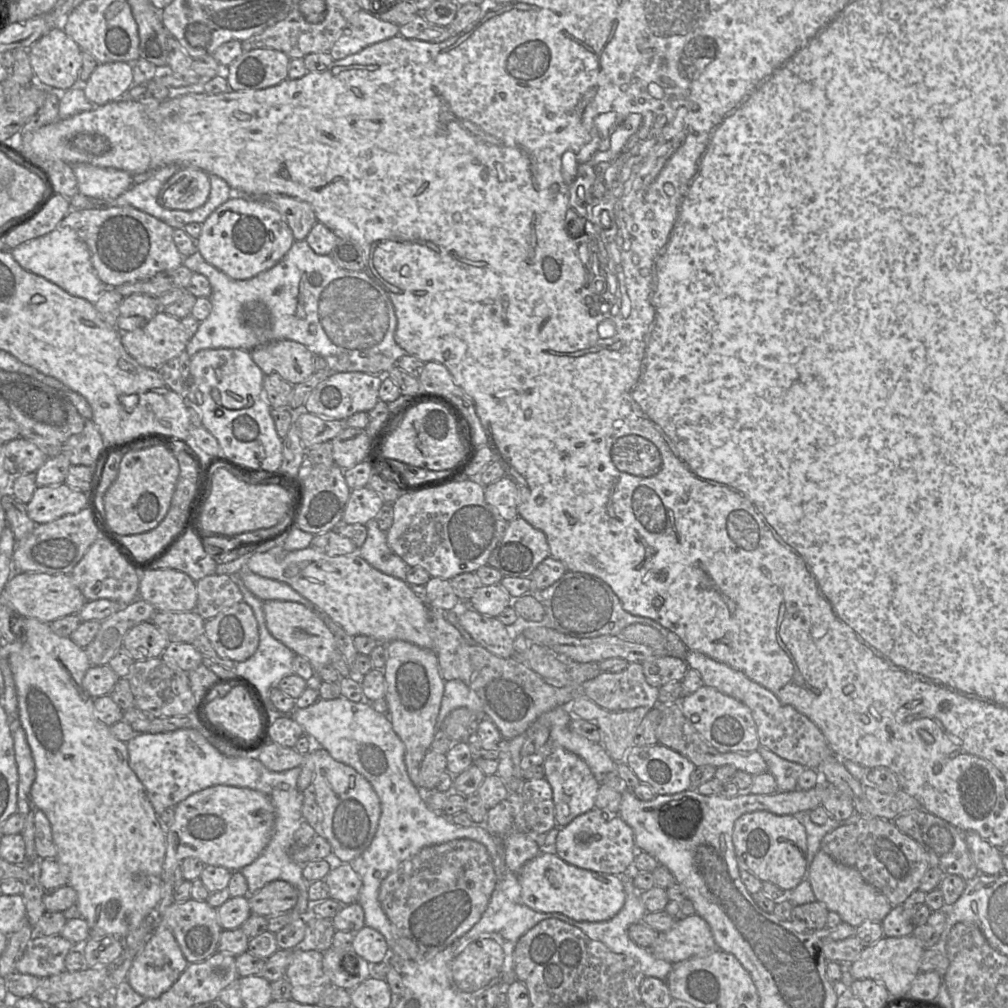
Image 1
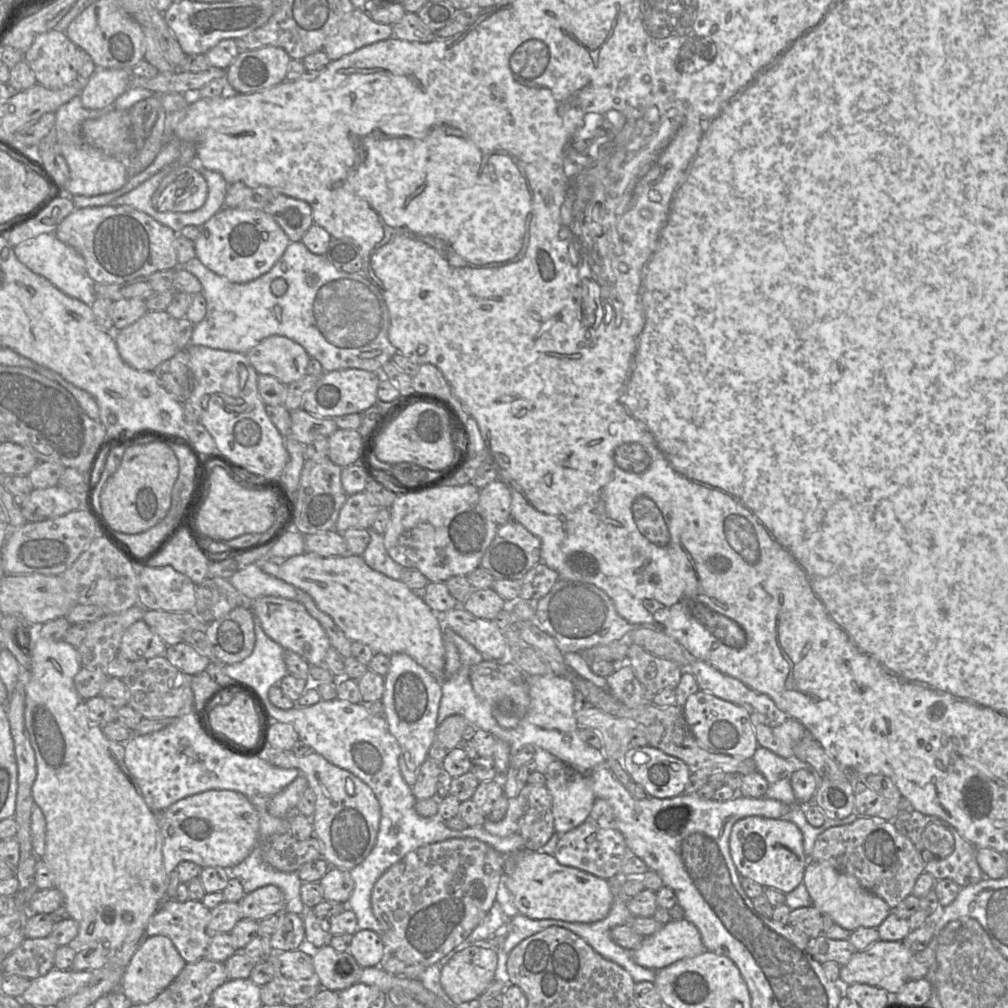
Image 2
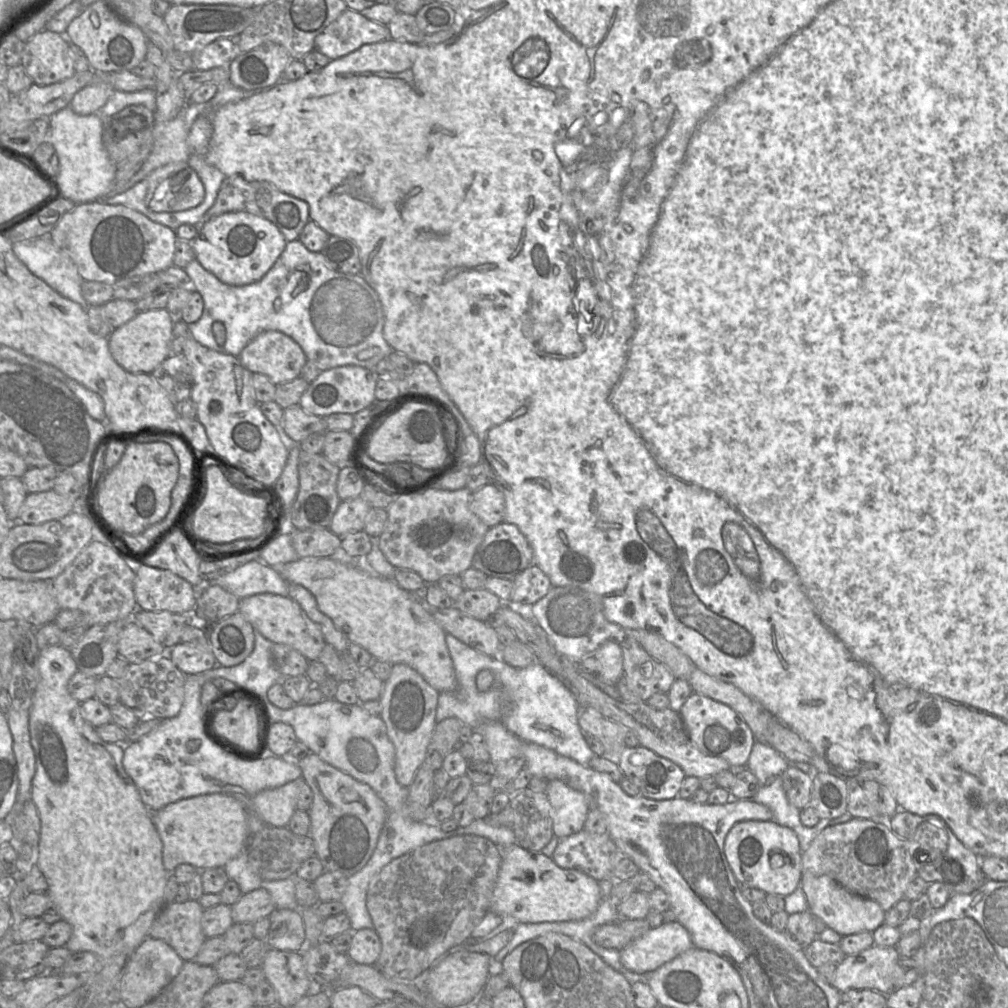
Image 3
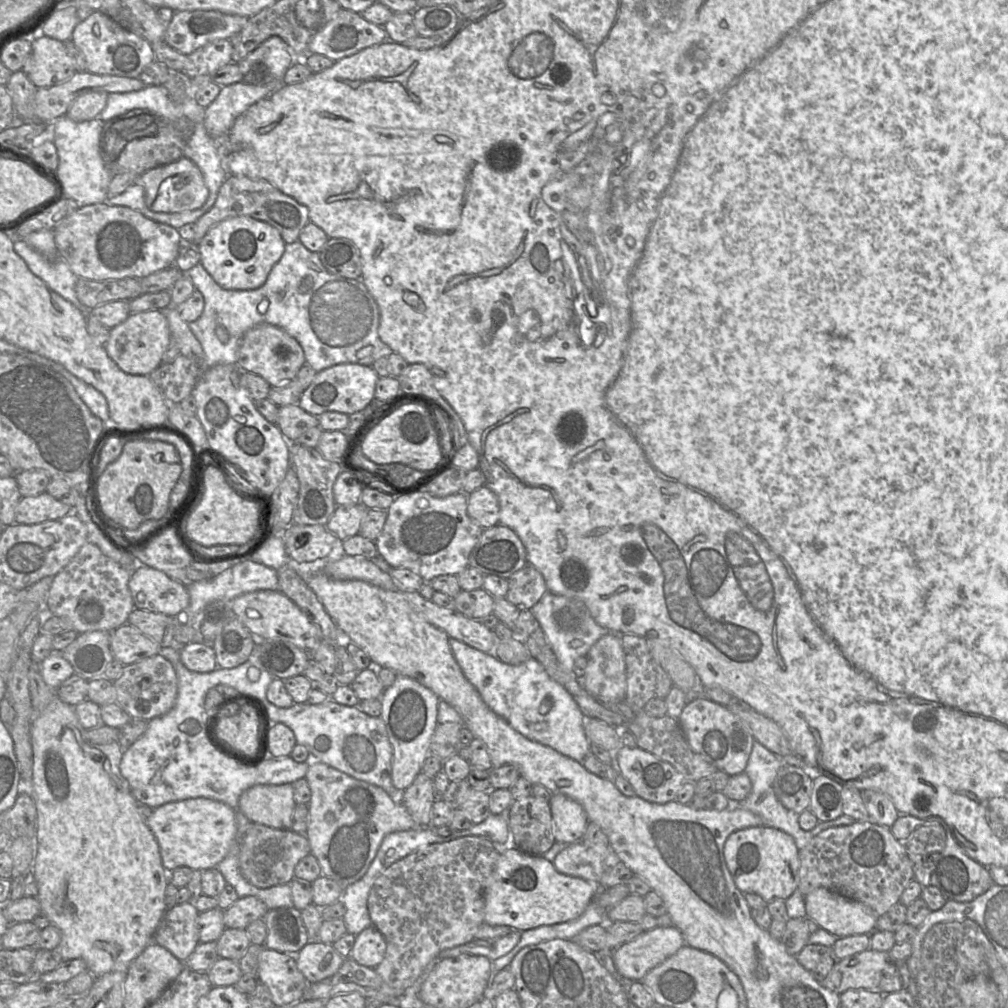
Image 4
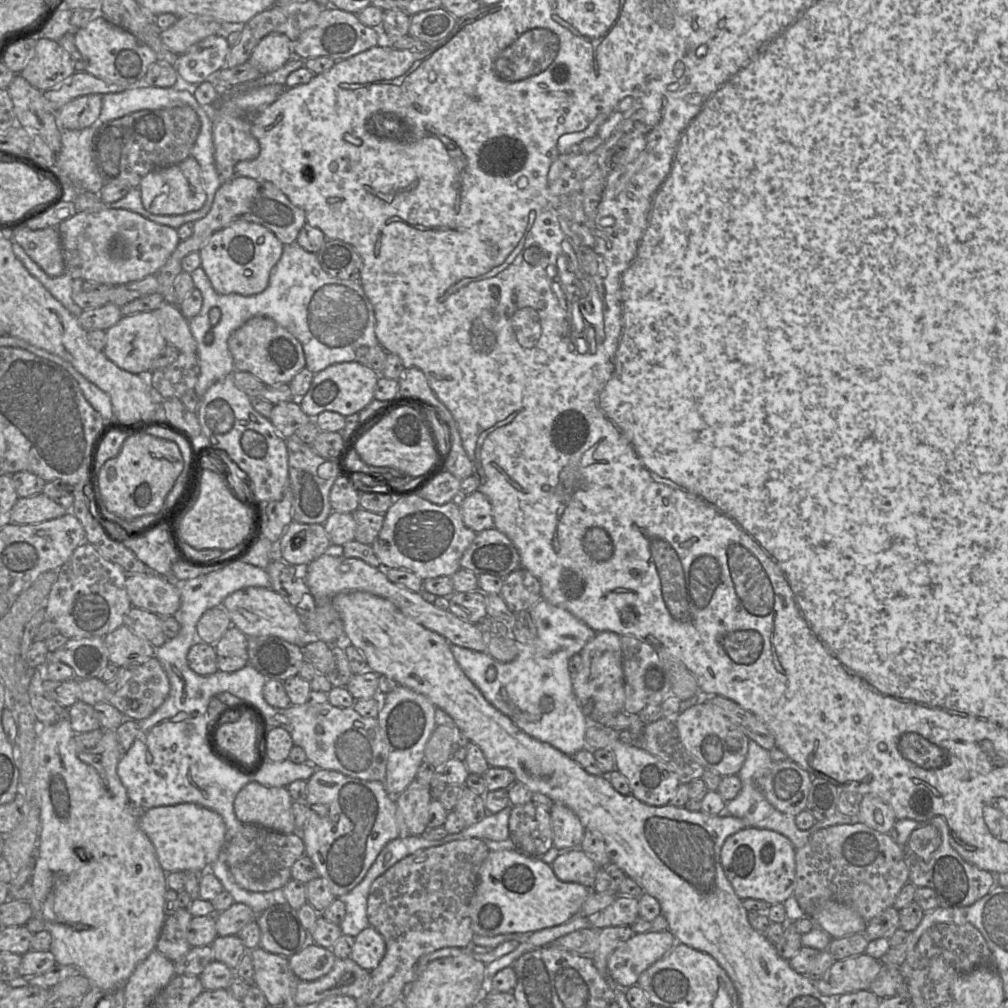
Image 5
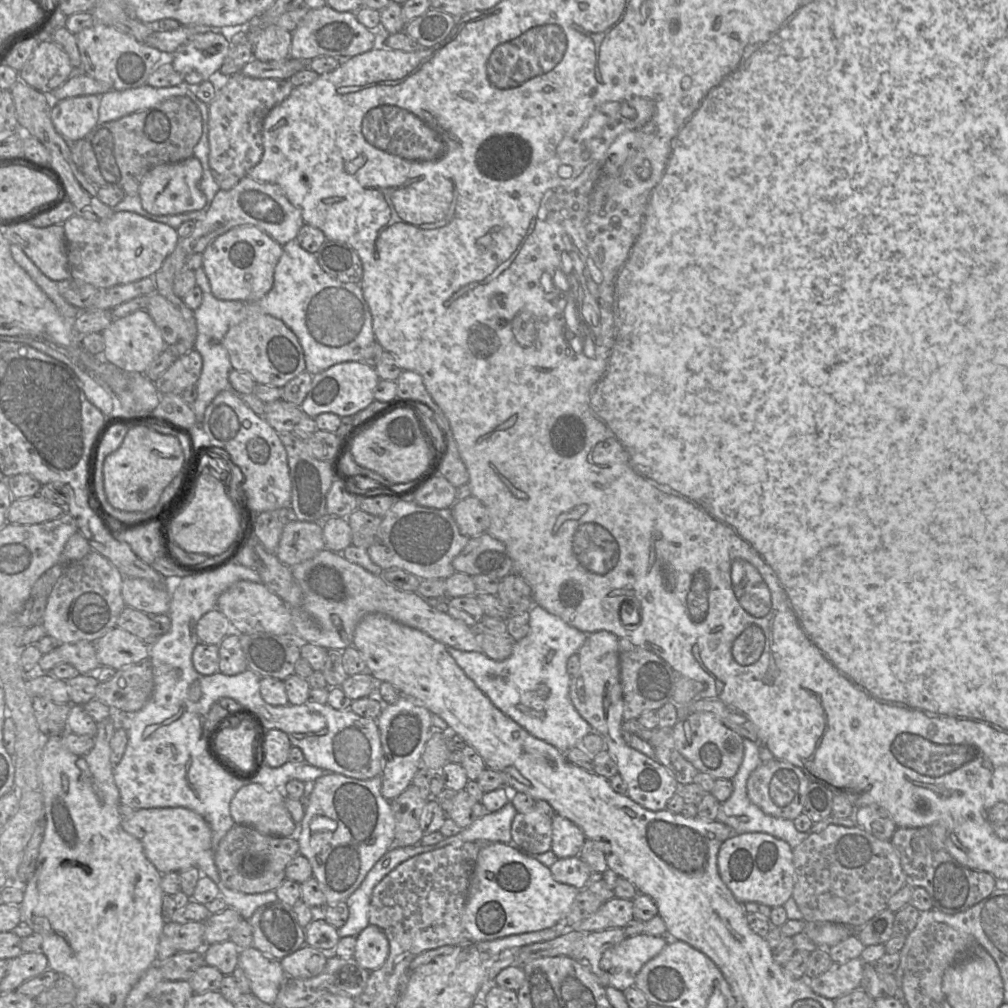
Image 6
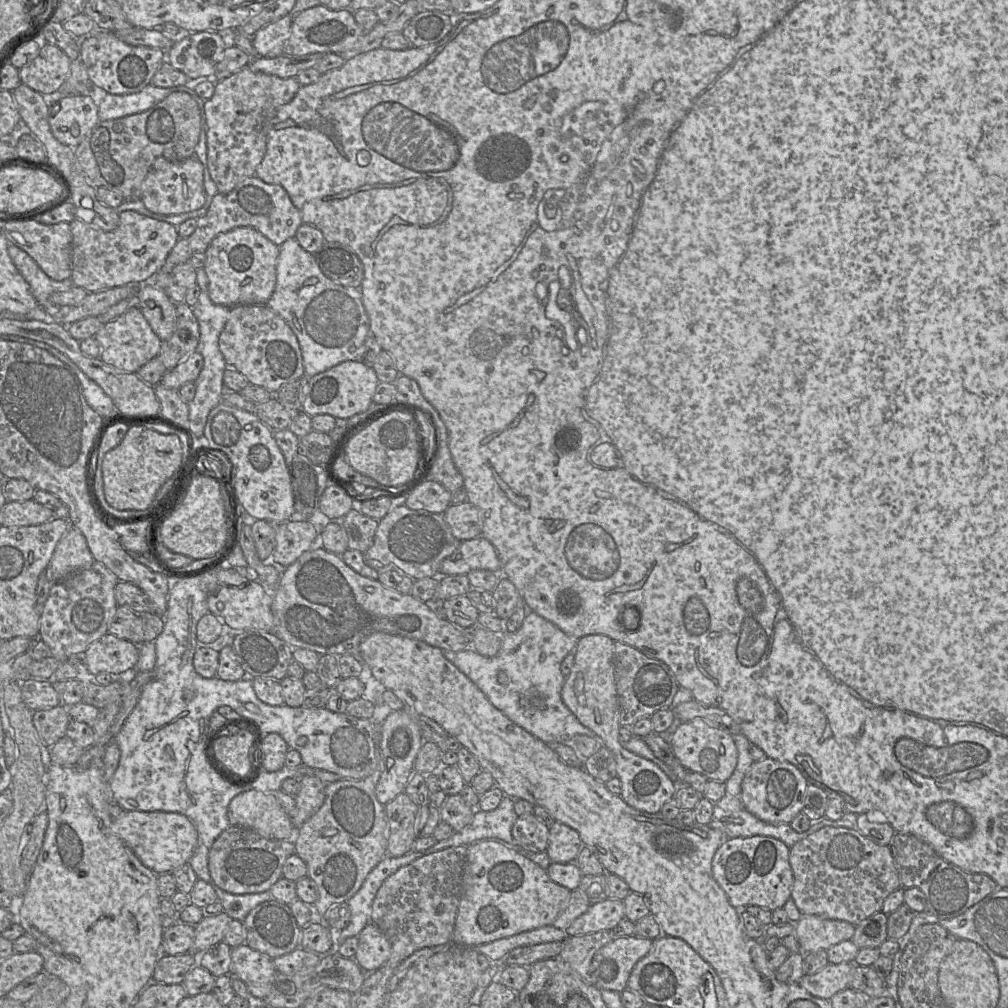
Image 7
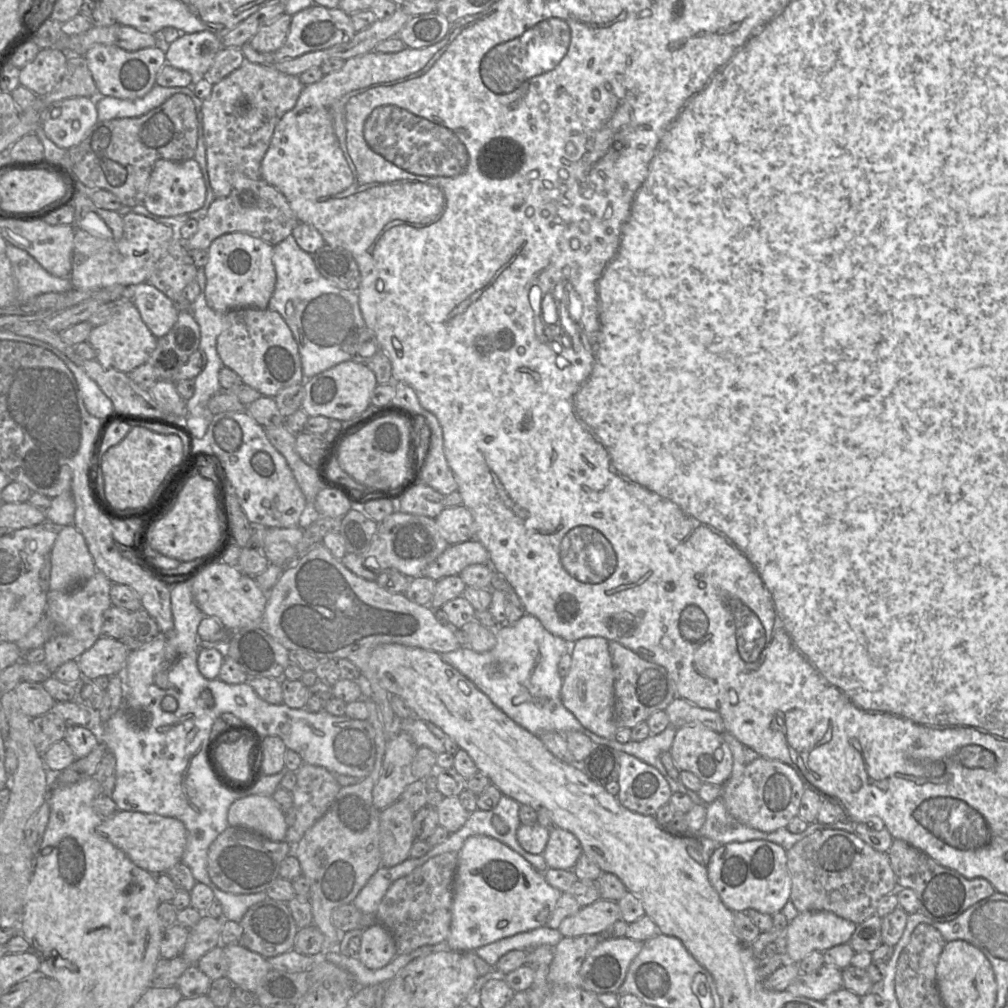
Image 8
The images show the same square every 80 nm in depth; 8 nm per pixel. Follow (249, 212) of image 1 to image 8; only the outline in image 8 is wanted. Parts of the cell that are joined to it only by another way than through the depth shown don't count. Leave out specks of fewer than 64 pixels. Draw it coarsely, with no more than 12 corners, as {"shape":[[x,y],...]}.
{"shape":[[243,232],[212,241],[208,307],[268,309],[273,247]]}

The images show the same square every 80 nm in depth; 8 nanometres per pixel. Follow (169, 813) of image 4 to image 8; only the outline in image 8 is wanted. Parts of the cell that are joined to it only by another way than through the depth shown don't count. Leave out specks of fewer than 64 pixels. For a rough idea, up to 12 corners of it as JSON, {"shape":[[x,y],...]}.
{"shape":[[118,810],[96,832],[153,875],[182,861],[180,820]]}

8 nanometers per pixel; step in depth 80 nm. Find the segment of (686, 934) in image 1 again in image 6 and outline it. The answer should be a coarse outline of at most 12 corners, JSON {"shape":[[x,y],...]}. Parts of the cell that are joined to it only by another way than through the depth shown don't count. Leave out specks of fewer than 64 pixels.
{"shape":[[645,933],[607,949],[600,968],[625,991],[671,939]]}

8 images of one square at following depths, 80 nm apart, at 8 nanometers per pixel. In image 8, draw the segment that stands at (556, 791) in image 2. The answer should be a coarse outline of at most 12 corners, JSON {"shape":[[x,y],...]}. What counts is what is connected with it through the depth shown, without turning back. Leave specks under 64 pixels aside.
{"shape":[[555,827],[543,857],[549,868],[572,870],[583,854],[578,838]]}

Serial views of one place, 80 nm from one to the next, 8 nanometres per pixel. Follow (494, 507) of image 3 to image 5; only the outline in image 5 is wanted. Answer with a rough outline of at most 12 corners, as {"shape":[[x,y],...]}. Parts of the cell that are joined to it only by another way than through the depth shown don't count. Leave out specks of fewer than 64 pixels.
{"shape":[[480,490],[457,499],[466,527],[494,527],[490,500]]}

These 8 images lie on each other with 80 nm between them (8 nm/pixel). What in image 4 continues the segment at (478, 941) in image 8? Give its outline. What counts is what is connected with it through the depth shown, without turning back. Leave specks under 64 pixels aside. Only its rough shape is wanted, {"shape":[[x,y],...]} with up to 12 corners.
{"shape":[[505,845],[484,923],[526,931],[571,921],[600,889]]}

